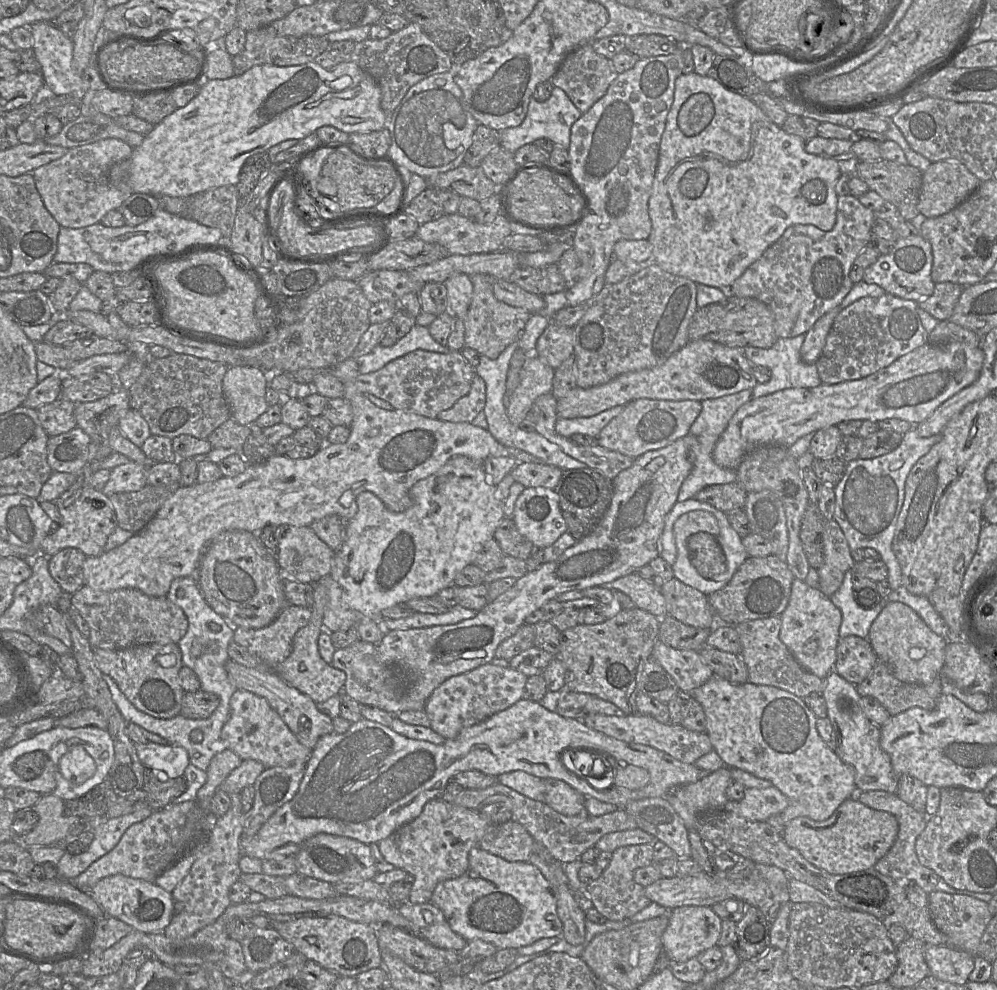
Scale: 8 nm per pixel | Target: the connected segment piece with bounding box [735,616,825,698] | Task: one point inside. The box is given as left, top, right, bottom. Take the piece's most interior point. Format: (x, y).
(769, 662)

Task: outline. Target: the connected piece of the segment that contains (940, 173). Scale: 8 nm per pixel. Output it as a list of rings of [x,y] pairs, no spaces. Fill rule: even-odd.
[[[957,160],[933,162],[922,174],[918,211],[926,218],[943,215],[962,203],[981,183]]]

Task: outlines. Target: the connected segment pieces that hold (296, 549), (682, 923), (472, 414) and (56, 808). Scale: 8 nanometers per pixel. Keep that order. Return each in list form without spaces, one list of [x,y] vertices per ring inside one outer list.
[[[280,525],[277,563],[284,576],[314,584],[331,571],[335,551],[310,526]]]
[[[682,906],[669,911],[669,924],[662,935],[663,952],[672,963],[683,963],[717,946],[722,919],[707,906]]]
[[[476,373],[469,393],[460,398],[451,408],[440,412],[438,419],[453,423],[471,423],[479,412],[484,409],[485,402],[485,382]]]
[[[54,794],[42,795],[32,809],[38,815],[35,828],[18,839],[26,847],[51,846],[63,840],[71,828],[83,820],[65,815],[65,801]]]

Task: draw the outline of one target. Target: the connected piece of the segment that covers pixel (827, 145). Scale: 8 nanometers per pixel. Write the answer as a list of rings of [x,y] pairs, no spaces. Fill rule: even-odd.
[[[816,136],[805,142],[805,150],[824,158],[837,160],[841,165],[841,171],[854,174],[858,160],[852,150],[852,142],[833,138]]]

